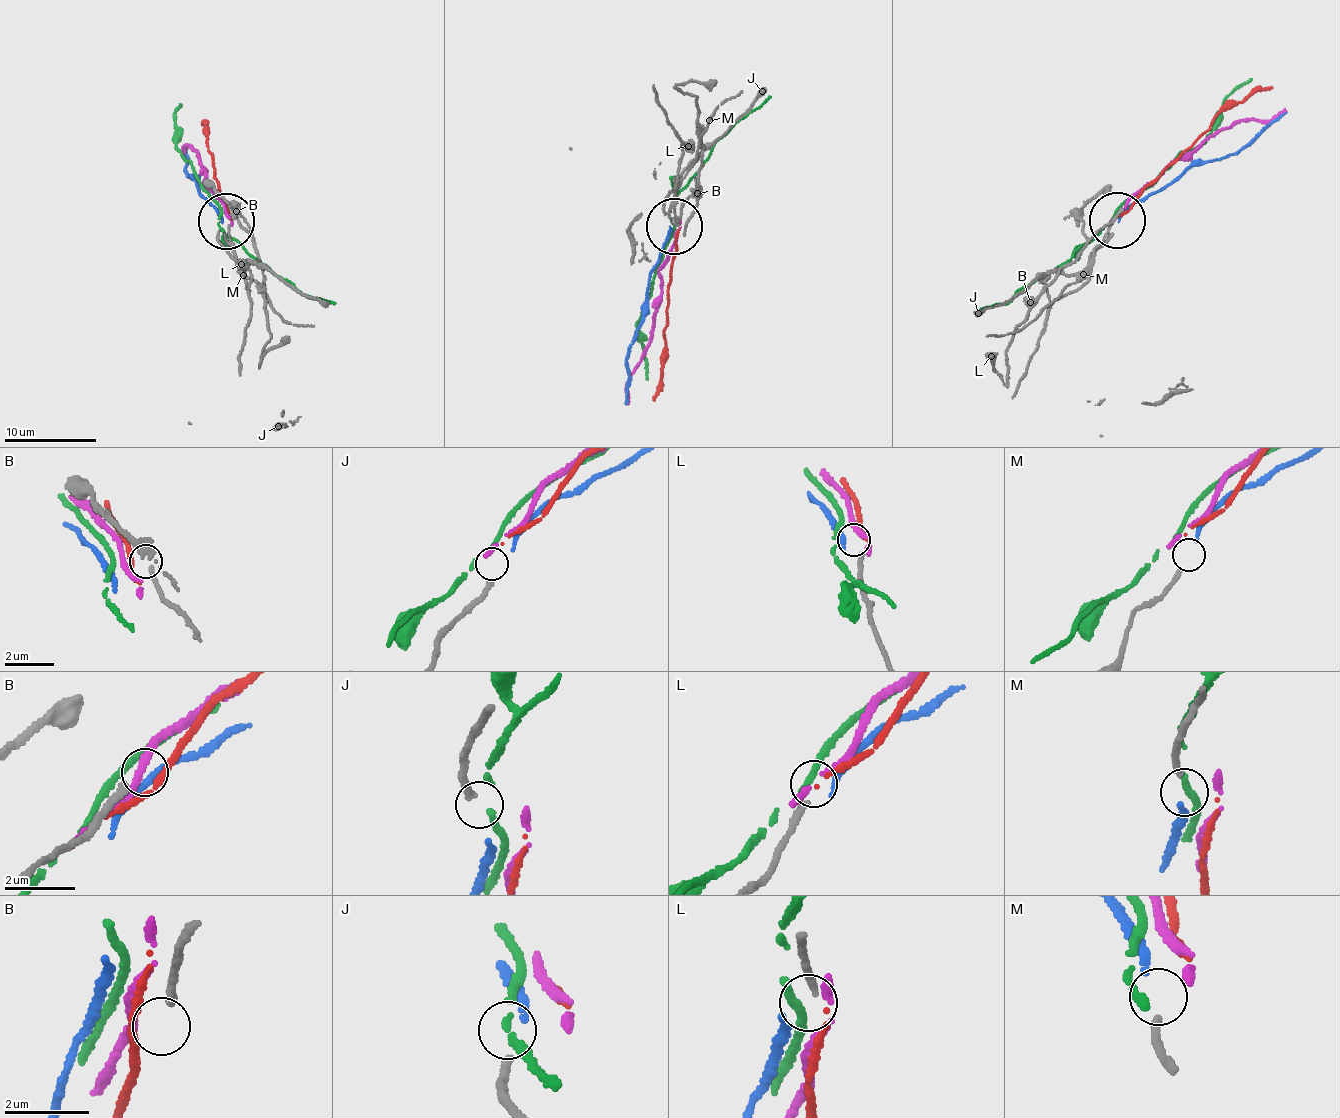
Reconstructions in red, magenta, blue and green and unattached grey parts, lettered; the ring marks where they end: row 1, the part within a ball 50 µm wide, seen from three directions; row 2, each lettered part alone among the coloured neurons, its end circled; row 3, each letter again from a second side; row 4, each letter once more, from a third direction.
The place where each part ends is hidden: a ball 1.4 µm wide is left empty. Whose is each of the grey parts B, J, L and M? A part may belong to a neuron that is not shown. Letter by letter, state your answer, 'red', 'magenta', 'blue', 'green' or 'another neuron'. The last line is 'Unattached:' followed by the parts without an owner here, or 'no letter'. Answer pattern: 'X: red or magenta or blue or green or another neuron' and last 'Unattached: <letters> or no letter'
B: another neuron
J: another neuron
L: another neuron
M: another neuron
Unattached: B, J, L, M

